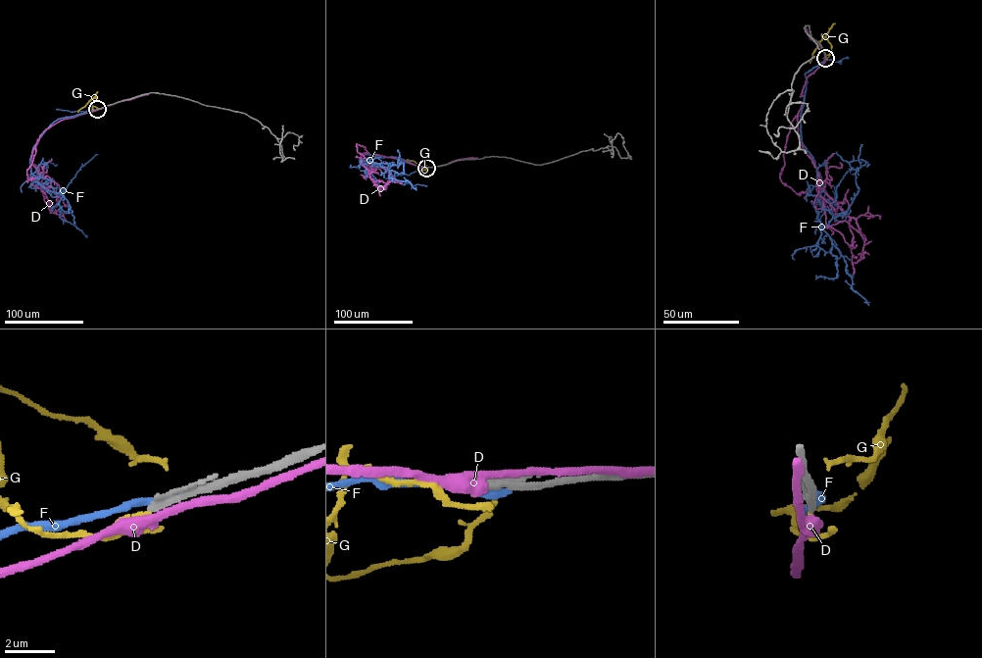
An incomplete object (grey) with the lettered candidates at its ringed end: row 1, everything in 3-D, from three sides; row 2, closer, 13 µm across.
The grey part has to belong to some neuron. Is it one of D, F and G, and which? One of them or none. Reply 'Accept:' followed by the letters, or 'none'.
Accept: none

